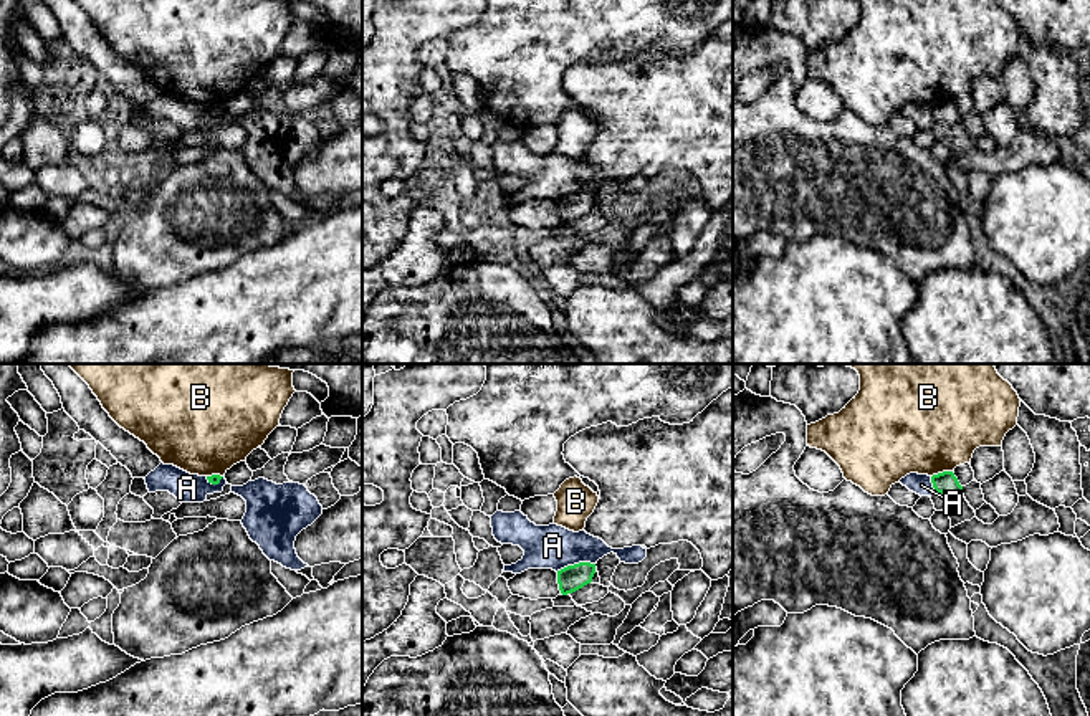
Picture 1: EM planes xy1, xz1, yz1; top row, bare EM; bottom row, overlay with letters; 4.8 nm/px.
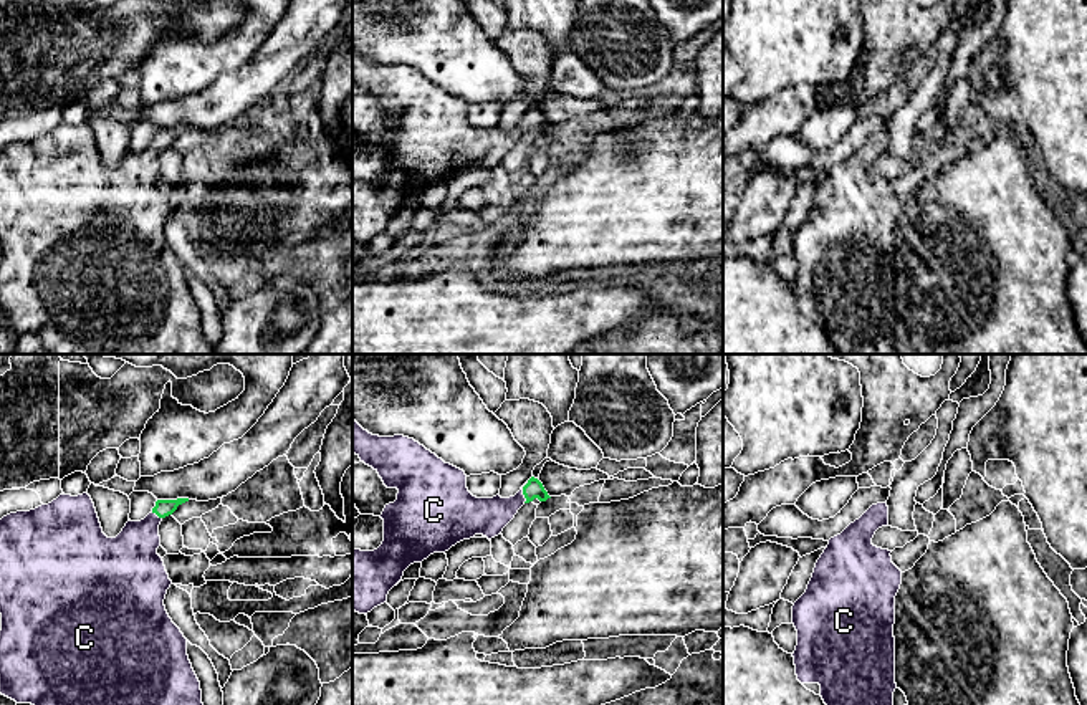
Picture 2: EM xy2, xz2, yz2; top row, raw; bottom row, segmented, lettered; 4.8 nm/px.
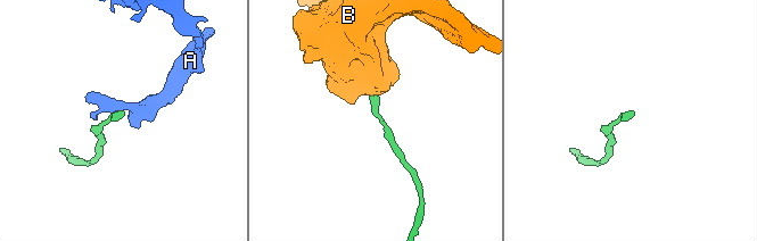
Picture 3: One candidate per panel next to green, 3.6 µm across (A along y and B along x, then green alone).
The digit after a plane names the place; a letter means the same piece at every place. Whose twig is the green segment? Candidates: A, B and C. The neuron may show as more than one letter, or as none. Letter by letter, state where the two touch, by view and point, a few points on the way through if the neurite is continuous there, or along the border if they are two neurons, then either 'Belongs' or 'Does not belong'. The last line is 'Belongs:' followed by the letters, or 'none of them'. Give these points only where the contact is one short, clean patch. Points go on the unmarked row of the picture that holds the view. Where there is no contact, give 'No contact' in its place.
A: Touches green at xz1 (574, 194). Boundary: xz1 (594, 192), (574, 192), (556, 200). Does not belong
B: Touches green at yz1 (943, 101). Boundary: yz1 (951, 100), (943, 100), (932, 106). Does not belong
C: Touches green at xz2 (523, 123). Path across: xz2 (533, 118), (523, 123), (510, 136), (487, 146). Belongs
Belongs: C

